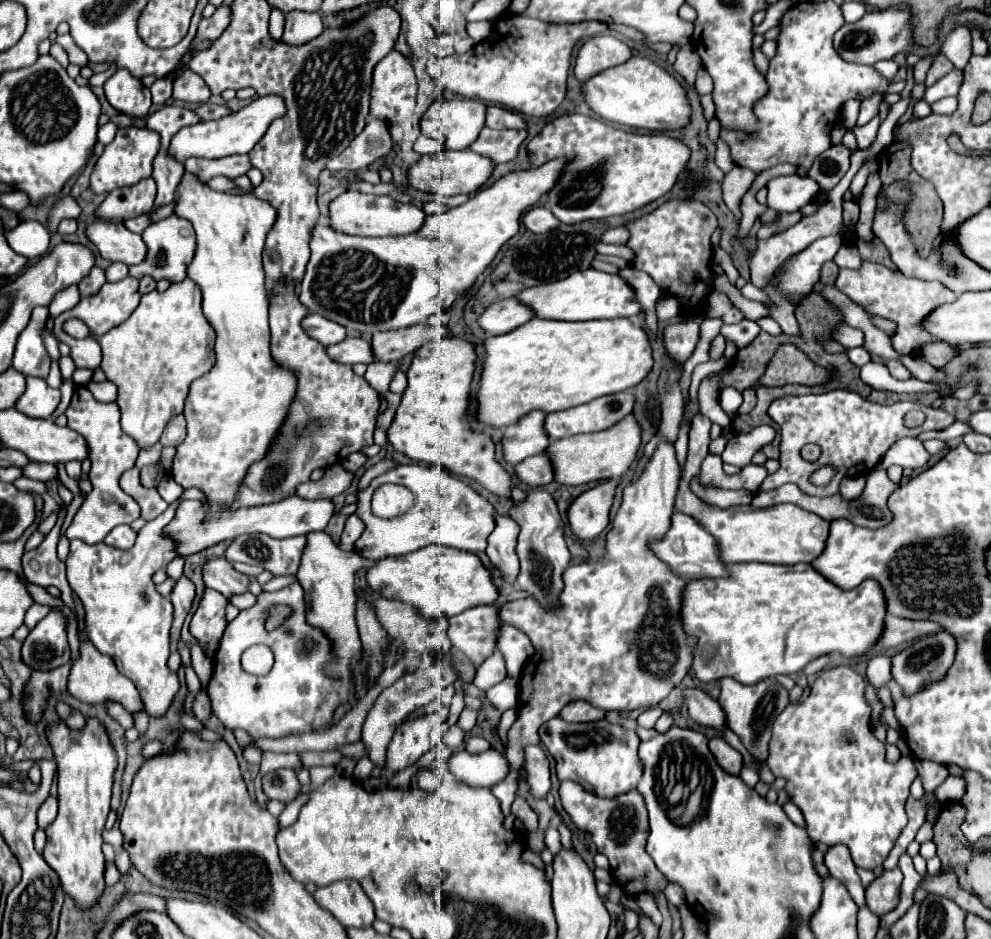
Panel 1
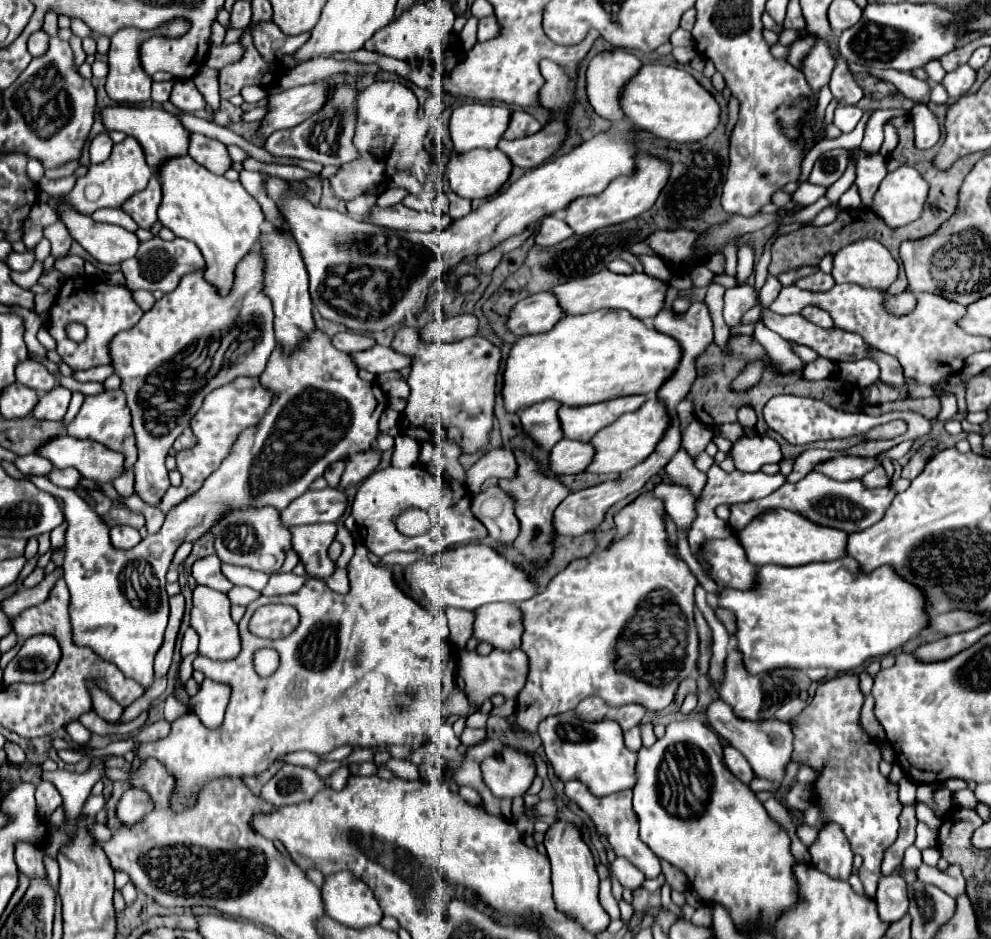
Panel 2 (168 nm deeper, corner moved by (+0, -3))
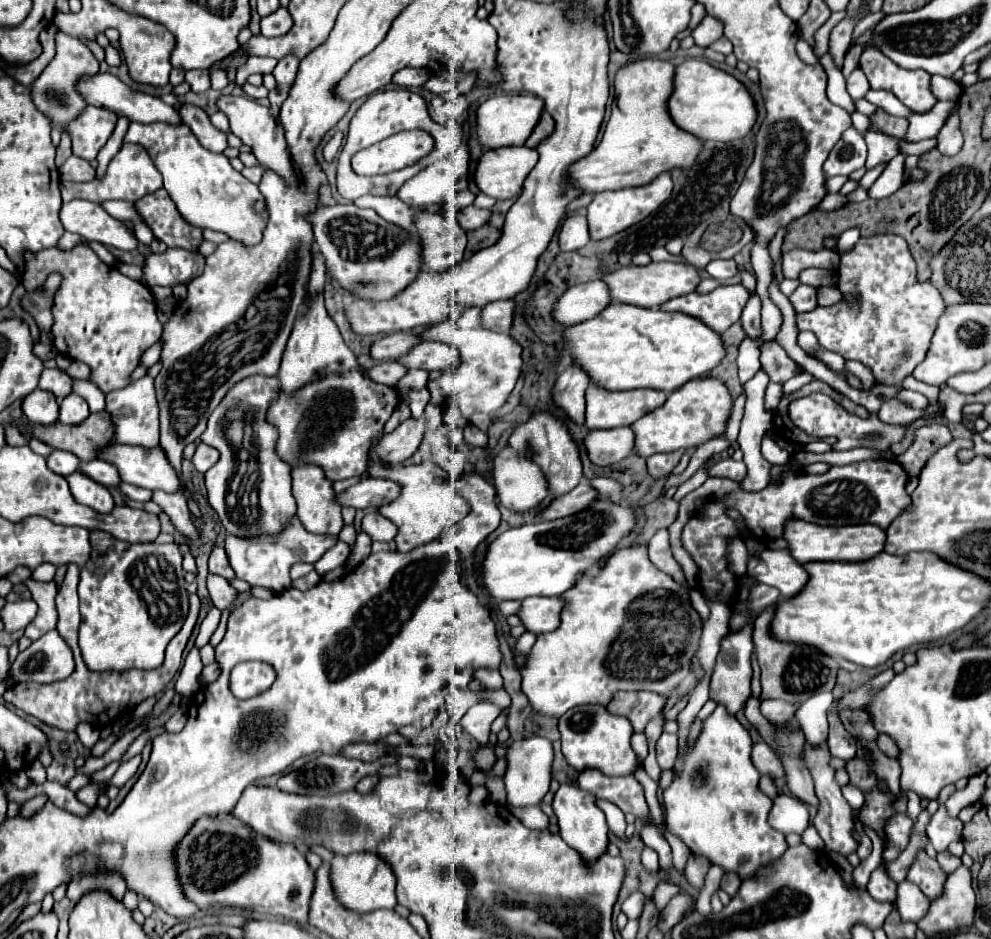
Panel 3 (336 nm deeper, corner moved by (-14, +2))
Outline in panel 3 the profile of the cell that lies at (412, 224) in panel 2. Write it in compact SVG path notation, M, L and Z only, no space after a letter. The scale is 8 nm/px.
M468 206L468 208L460 210L458 218L460 218L460 226L462 226L464 232L478 230L478 228L488 224L488 220L492 218L492 210L482 210L482 208L476 208L476 206Z

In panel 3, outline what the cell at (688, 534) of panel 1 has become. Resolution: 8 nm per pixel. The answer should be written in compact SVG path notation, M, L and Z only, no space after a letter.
M764 550L758 558L750 556L748 574L762 584L776 586L782 598L794 598L800 594L810 578L806 568L796 562L788 550Z

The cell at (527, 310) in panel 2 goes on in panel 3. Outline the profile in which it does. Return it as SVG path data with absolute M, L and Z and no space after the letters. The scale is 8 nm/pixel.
M604 280L584 282L568 288L560 300L554 304L554 320L566 326L580 324L584 320L594 318L606 306L612 304L608 284Z

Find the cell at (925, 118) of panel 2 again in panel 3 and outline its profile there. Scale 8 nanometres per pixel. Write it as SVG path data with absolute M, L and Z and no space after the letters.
M950 116L948 122L944 124L942 132L938 134L938 150L944 156L954 156L962 148L962 132L960 132L960 120L958 116Z

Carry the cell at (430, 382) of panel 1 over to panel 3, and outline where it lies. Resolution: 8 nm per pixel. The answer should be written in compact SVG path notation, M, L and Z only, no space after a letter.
M466 310L462 318L452 318L450 322L442 322L442 326L430 326L424 330L424 334L426 340L442 340L458 348L462 354L462 366L444 370L438 380L428 382L432 398L438 398L438 392L446 398L454 398L456 394L456 402L468 422L486 430L492 424L494 410L498 410L506 402L508 394L516 386L522 368L522 346L508 334L484 328L482 310Z

